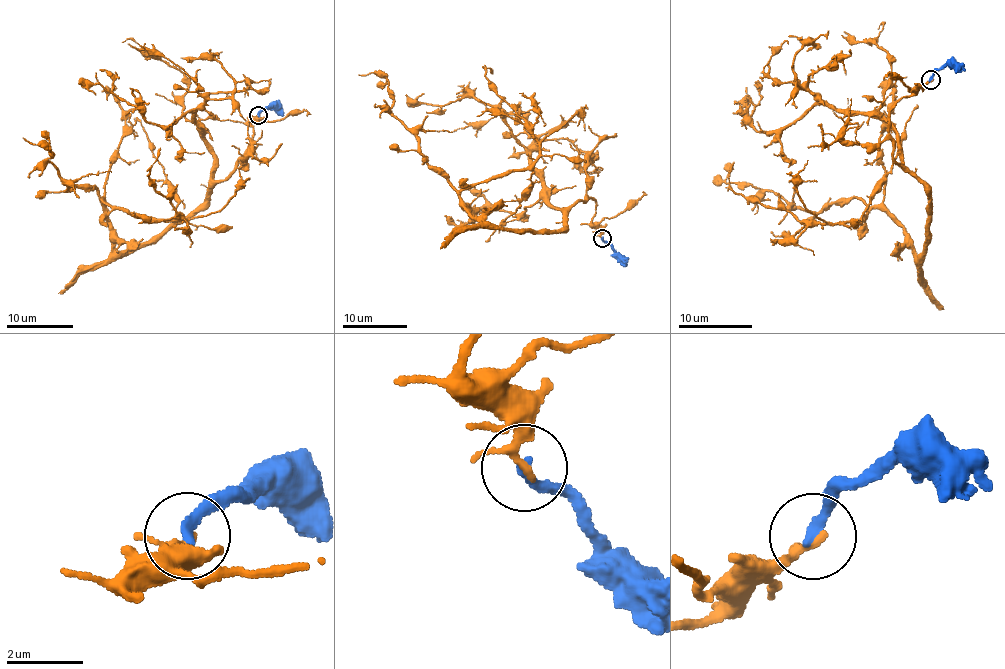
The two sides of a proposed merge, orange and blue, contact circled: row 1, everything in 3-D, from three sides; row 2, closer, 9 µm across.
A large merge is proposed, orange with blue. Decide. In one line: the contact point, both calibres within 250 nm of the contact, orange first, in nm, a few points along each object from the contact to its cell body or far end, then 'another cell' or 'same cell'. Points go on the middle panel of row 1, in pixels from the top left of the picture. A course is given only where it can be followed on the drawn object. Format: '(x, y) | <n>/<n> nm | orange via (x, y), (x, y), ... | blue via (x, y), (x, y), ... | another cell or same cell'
(602, 238) | 200/280 nm | orange via (602, 238), (590, 197), (557, 231), (486, 225), (461, 203), (538, 155), (493, 73) | blue via (602, 238), (626, 266) | another cell

